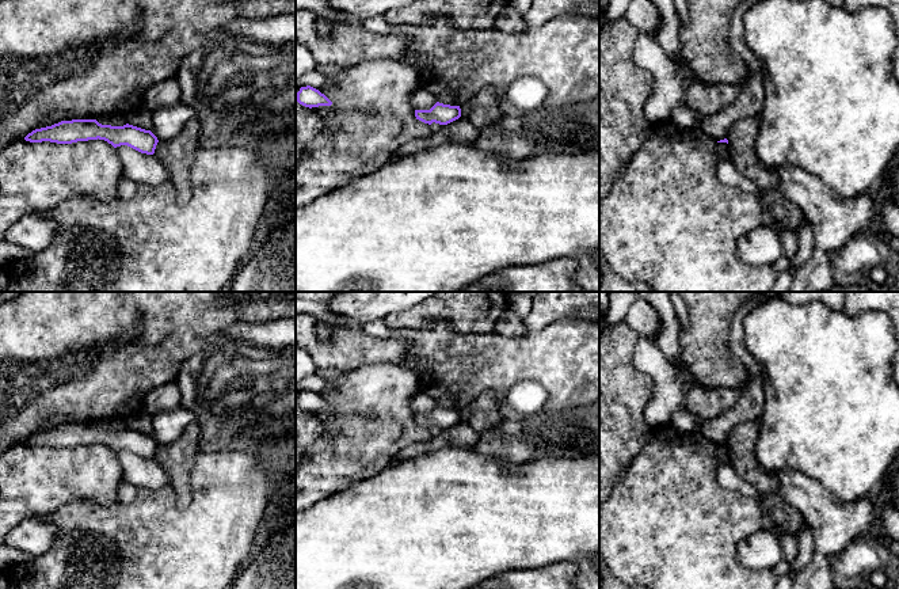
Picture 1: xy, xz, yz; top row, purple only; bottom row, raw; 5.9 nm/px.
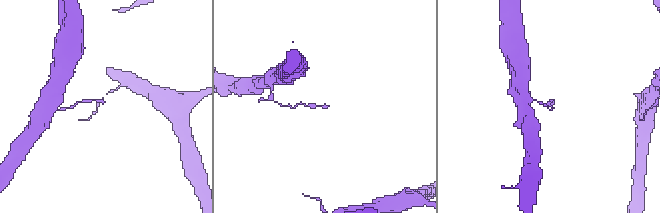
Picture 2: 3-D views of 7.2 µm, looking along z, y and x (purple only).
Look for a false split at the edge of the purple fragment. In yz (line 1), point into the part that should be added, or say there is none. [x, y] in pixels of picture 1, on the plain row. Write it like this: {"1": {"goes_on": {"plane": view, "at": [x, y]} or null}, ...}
{"1": {"goes_on": null}}

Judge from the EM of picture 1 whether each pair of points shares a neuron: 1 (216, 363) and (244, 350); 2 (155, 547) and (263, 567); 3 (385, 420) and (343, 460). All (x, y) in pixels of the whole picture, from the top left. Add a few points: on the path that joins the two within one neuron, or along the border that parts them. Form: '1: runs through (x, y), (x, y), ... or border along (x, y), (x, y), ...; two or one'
1: runs through (223, 363), (232, 363), (237, 357); one
2: border along (259, 542), (254, 551); two
3: runs through (374, 429), (354, 449); one

